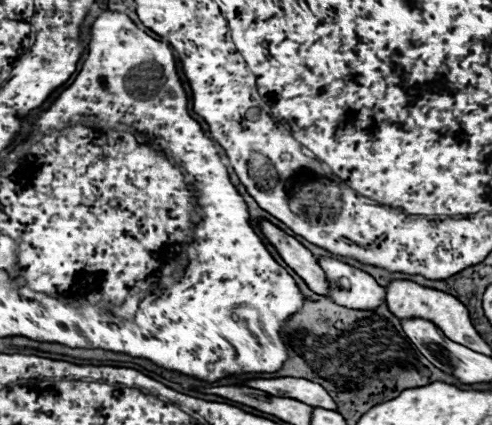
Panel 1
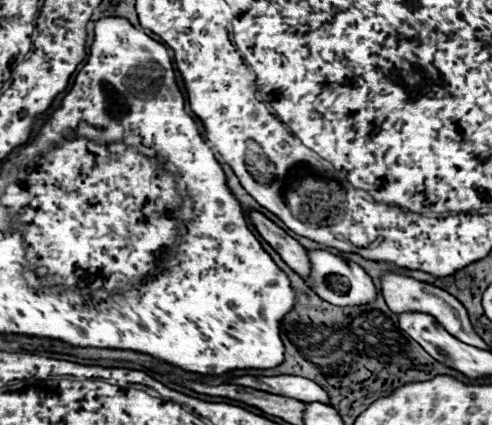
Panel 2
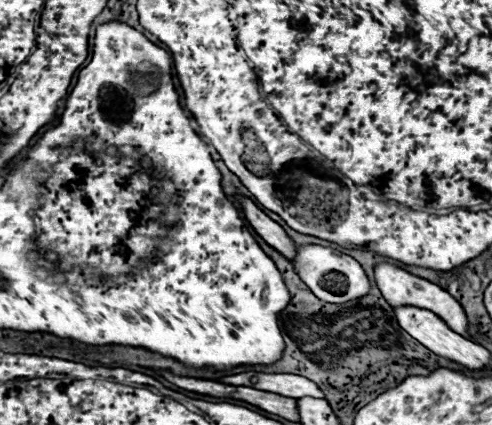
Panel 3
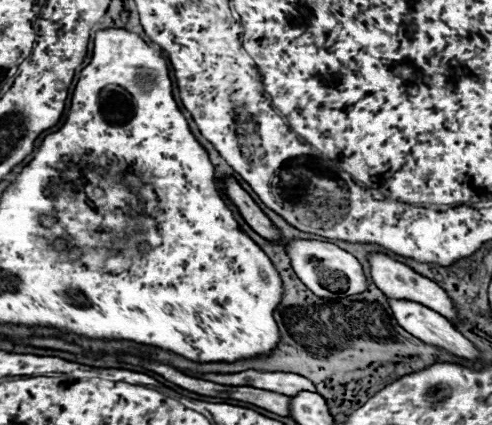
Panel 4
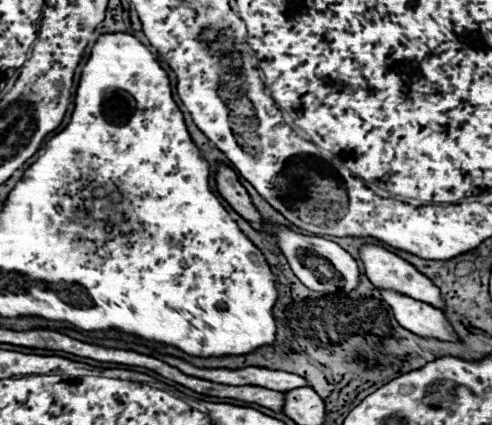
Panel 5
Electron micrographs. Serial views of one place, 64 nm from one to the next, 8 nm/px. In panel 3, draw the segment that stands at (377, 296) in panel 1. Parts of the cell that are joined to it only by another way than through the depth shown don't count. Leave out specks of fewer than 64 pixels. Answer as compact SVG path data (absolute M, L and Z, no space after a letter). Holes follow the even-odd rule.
M318 244L298 246L298 252L296 252L296 258L292 260L292 264L294 264L294 270L298 272L298 276L304 280L304 284L324 302L342 304L348 300L362 298L370 292L370 282L362 270L362 266L352 256L346 256L334 248L318 246ZM330 272L338 272L338 274L330 274Z

